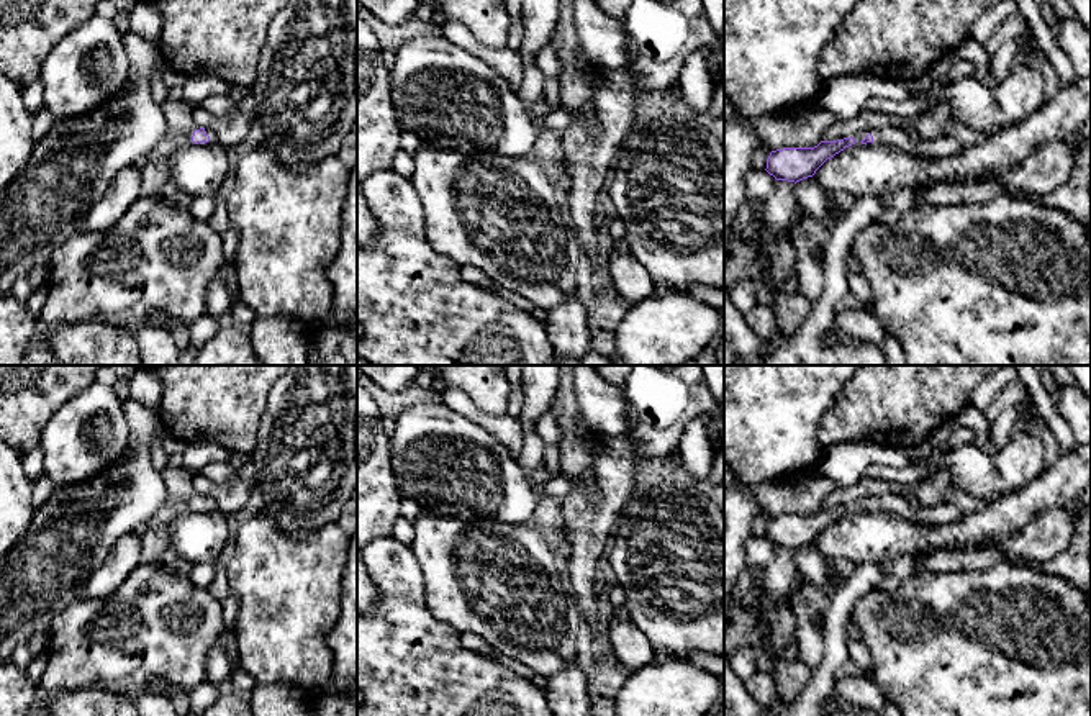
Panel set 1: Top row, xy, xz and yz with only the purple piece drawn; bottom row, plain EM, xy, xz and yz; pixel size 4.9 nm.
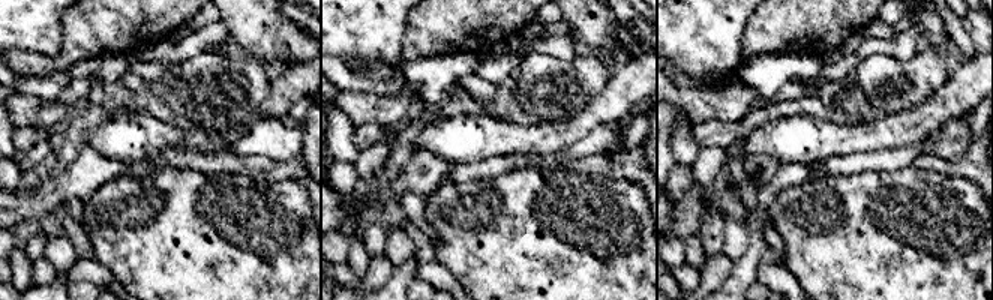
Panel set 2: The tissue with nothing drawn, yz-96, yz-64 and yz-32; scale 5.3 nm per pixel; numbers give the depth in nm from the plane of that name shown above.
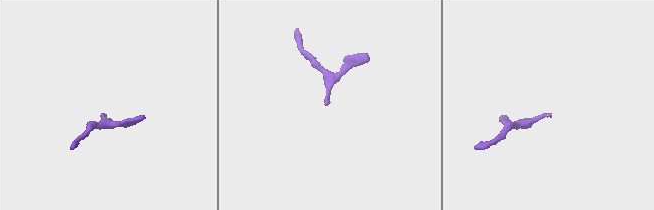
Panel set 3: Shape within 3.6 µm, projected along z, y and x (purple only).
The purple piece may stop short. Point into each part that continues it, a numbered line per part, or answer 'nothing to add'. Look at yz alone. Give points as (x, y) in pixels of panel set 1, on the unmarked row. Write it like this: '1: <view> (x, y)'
1: yz (896, 505)

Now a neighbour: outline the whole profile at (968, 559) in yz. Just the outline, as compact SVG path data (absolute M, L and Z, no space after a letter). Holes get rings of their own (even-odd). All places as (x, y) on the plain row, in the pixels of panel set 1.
M963 549L960 552L934 552L914 559L914 573L942 573L948 570L981 570L1004 560L996 551Z

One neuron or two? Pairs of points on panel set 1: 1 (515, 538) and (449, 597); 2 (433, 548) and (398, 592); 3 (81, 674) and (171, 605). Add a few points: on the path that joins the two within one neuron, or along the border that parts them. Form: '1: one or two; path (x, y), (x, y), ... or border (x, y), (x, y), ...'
1: one; path (498, 554), (466, 585)
2: two; border (408, 544), (423, 575), (423, 598), (426, 602)
3: one; path (104, 651), (110, 644), (118, 644), (148, 628)

